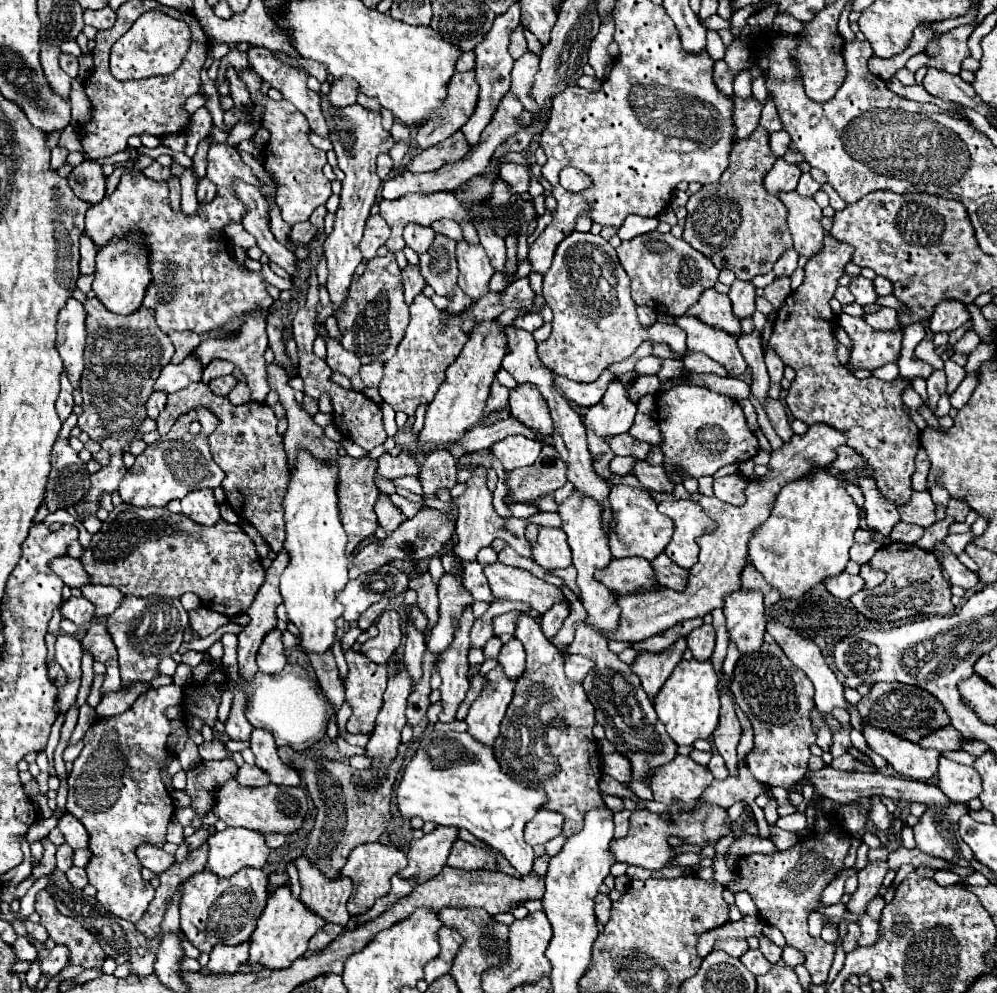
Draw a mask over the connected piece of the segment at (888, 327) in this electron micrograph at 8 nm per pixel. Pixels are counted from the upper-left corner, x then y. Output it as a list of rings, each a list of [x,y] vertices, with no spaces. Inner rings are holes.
[[[882,307],[878,313],[868,313],[868,315],[864,315],[864,319],[868,321],[868,325],[872,325],[874,329],[880,329],[880,331],[896,331],[900,327],[896,311],[888,309],[888,307]]]

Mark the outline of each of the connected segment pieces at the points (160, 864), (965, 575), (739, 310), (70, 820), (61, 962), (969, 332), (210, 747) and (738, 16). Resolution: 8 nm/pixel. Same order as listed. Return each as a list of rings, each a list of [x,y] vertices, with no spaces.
[[[142,843],[136,849],[136,855],[138,855],[138,861],[142,863],[142,867],[146,867],[146,869],[158,873],[158,875],[174,863],[174,855],[168,855],[164,849],[154,847],[150,843]]]
[[[936,543],[934,551],[940,551],[940,553],[944,555],[944,559],[942,559],[940,565],[946,569],[948,579],[950,579],[952,585],[962,587],[962,589],[966,589],[966,591],[968,591],[968,589],[974,589],[974,587],[978,585],[978,575],[972,573],[972,571],[968,571],[968,569],[958,561],[958,557],[952,555],[942,543]]]
[[[736,279],[732,283],[728,297],[732,301],[732,309],[734,309],[736,319],[742,321],[742,319],[748,319],[748,317],[754,315],[754,311],[756,311],[756,307],[754,307],[754,299],[756,299],[754,291],[756,291],[756,287],[750,281]]]
[[[64,813],[64,815],[58,819],[58,829],[62,831],[66,843],[68,843],[72,849],[88,847],[90,835],[84,831],[84,825],[82,825],[74,815]]]
[[[32,938],[32,945],[38,950],[40,949],[40,961],[42,961],[42,973],[44,975],[50,975],[54,977],[60,969],[64,969],[68,965],[68,947],[60,947],[56,945],[54,949],[42,949],[45,948],[42,943]]]
[[[970,325],[970,327],[966,329],[964,337],[954,345],[954,351],[962,353],[962,355],[970,355],[970,353],[972,353],[972,349],[976,349],[976,347],[978,347],[978,343],[980,343],[980,337],[978,337],[978,333],[974,331],[974,327]]]
[[[212,739],[208,743],[202,743],[198,747],[198,751],[200,751],[202,761],[208,761],[208,759],[226,759],[228,757],[228,751],[226,751],[224,743],[218,741],[218,739]]]
[[[748,5],[748,7],[742,7],[742,9],[738,9],[738,11],[732,13],[732,17],[730,17],[730,31],[732,31],[734,37],[740,37],[740,31],[746,25],[748,17],[752,13],[756,13],[756,11],[758,11],[758,5]]]

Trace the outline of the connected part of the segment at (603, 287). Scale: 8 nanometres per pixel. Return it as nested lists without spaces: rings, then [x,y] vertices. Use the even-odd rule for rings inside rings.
[[[574,231],[568,235],[556,249],[554,263],[544,275],[544,299],[554,311],[552,319],[552,333],[546,341],[538,345],[538,355],[546,367],[550,367],[554,373],[564,375],[568,379],[580,381],[580,383],[592,383],[600,377],[600,373],[616,361],[626,359],[626,351],[634,353],[636,347],[648,339],[654,339],[650,329],[644,329],[638,323],[636,313],[628,315],[626,323],[626,299],[630,297],[630,279],[624,273],[616,249],[602,237],[592,233],[580,233]]]

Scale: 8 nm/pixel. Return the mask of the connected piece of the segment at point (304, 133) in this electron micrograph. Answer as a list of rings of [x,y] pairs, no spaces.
[[[246,67],[246,69],[238,71],[238,77],[240,77],[240,81],[246,83],[252,103],[264,107],[264,115],[262,115],[260,125],[270,131],[270,141],[264,149],[264,169],[272,175],[272,179],[278,185],[276,205],[280,207],[282,219],[288,225],[308,221],[312,211],[318,205],[324,205],[328,201],[328,197],[332,195],[330,181],[322,173],[322,167],[326,165],[326,153],[322,149],[316,149],[310,143],[310,139],[308,139],[310,137],[308,121],[304,119],[304,115],[296,107],[292,107],[292,103],[274,101],[266,93],[262,93],[262,89],[260,89],[262,79],[260,79],[260,75],[256,75],[252,71],[252,67]]]

